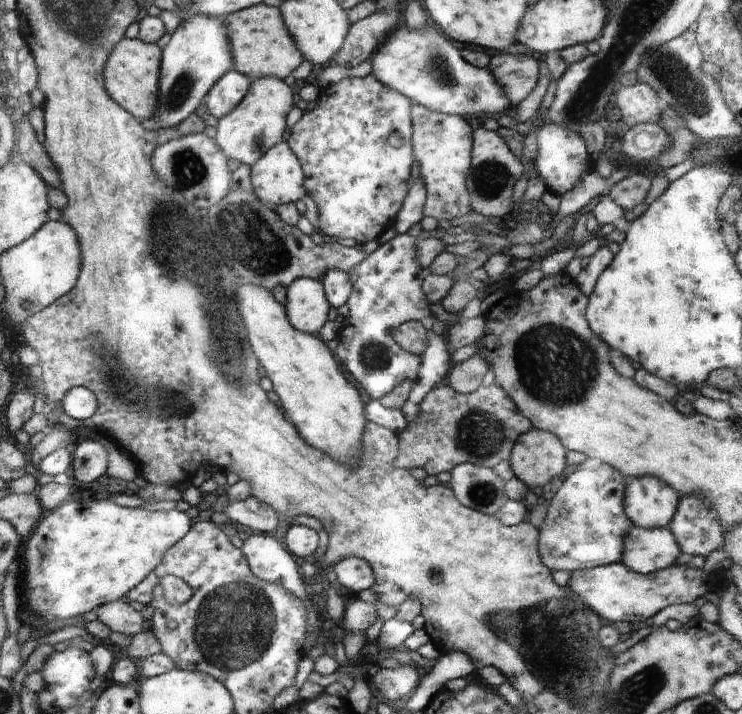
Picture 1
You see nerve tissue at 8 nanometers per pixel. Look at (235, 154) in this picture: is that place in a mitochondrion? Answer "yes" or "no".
no

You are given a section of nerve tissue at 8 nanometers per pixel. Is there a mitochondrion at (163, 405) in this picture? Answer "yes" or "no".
yes

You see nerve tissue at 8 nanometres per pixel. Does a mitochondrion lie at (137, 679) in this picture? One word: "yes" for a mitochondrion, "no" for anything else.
no

